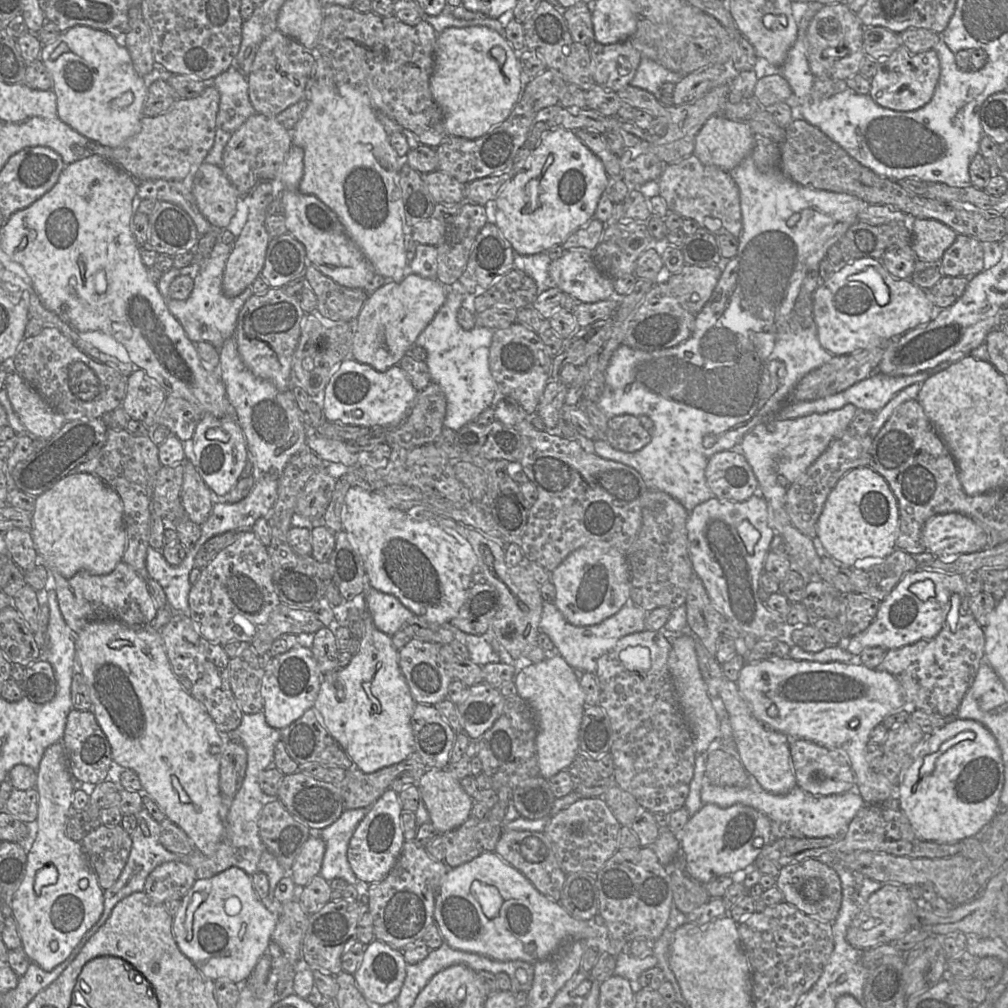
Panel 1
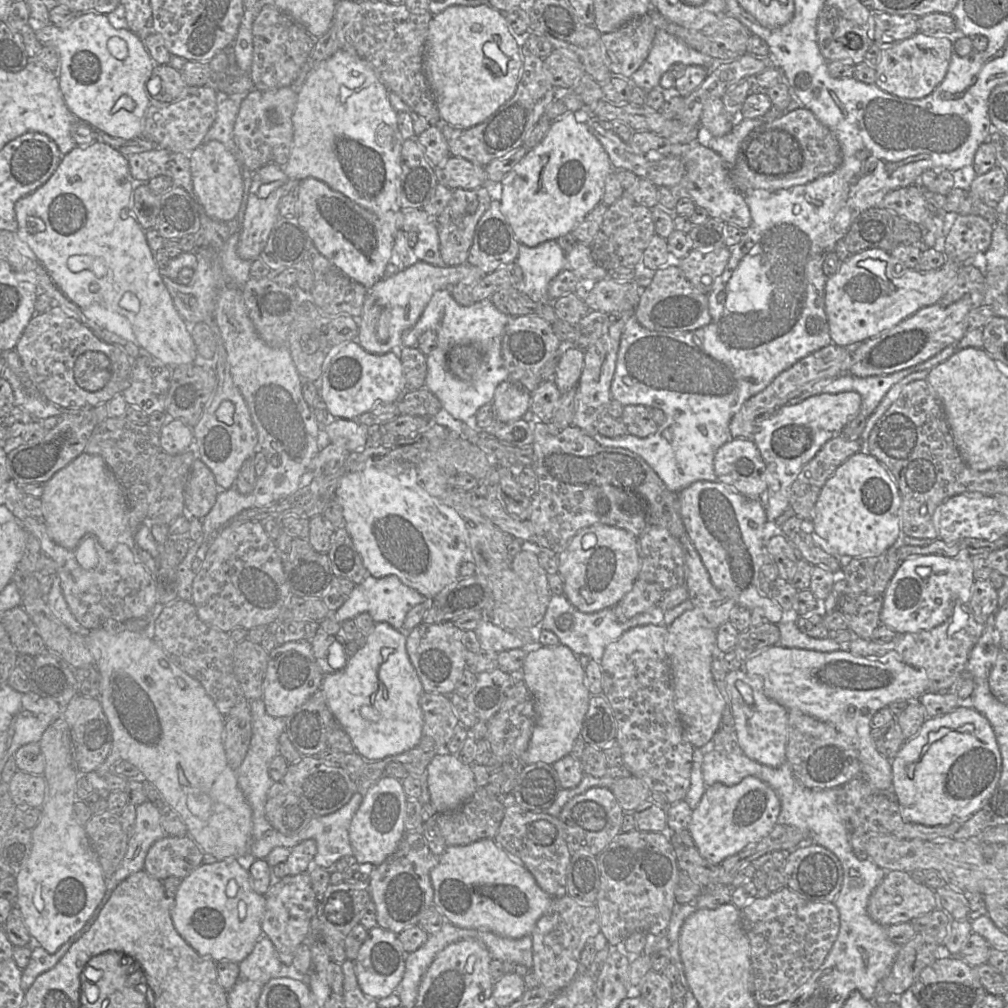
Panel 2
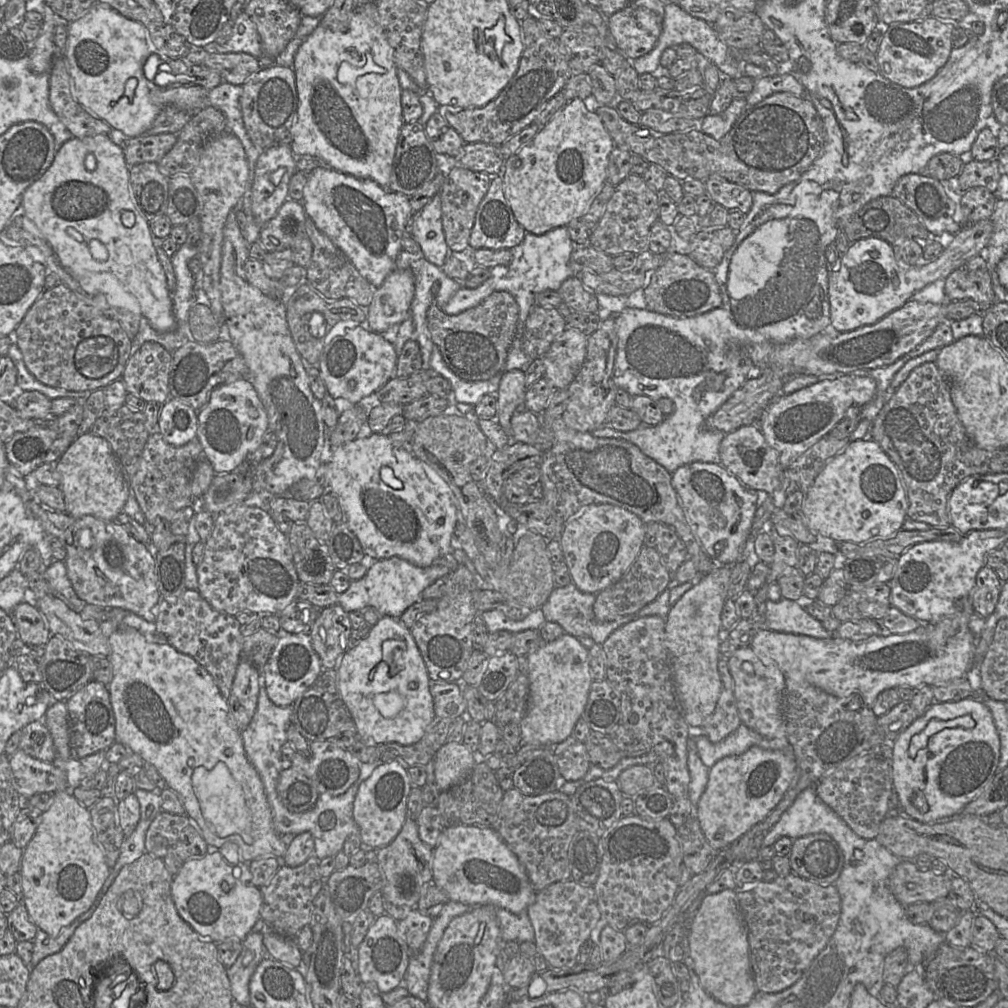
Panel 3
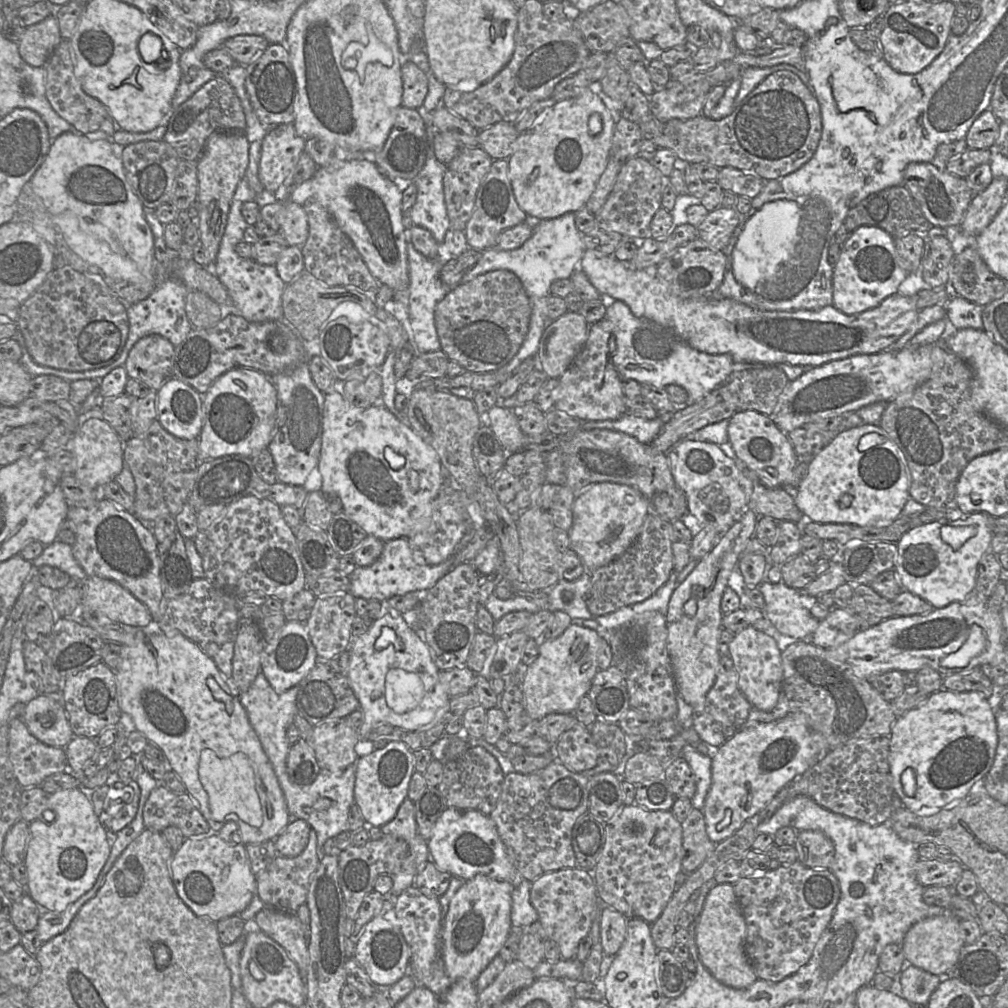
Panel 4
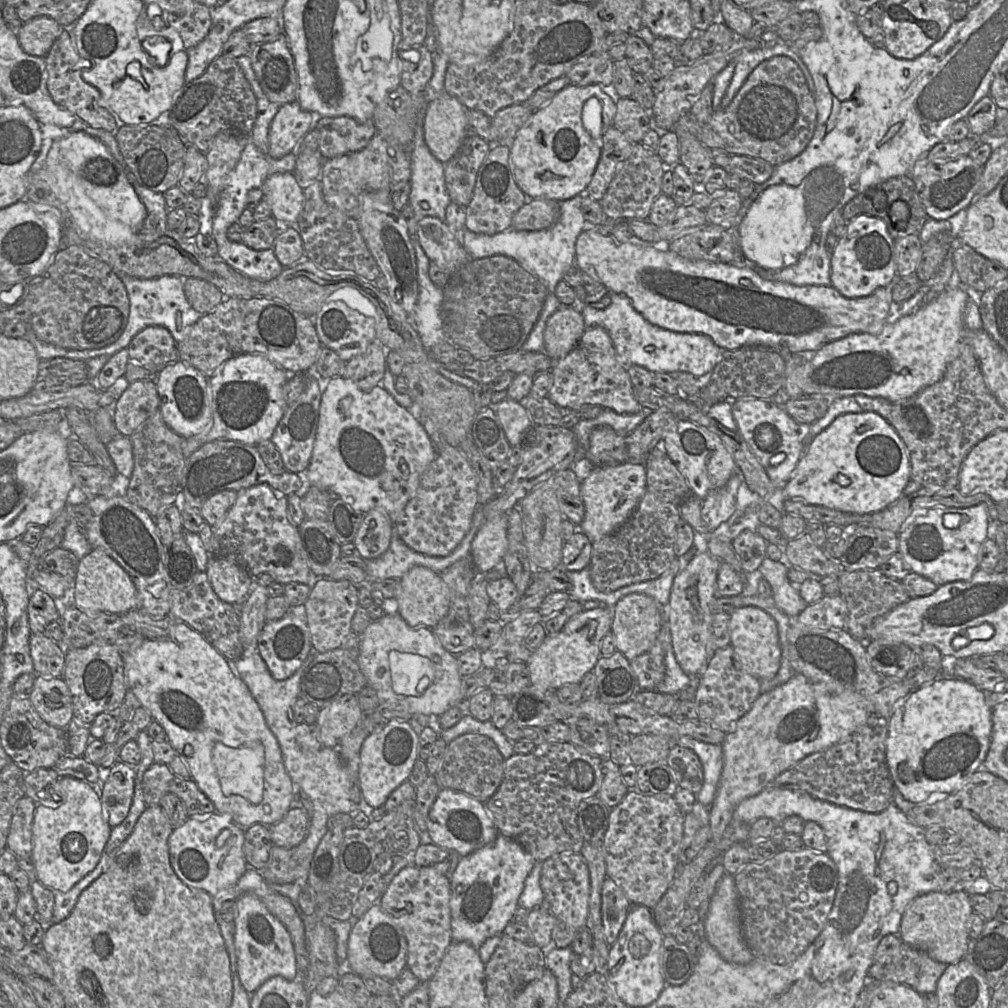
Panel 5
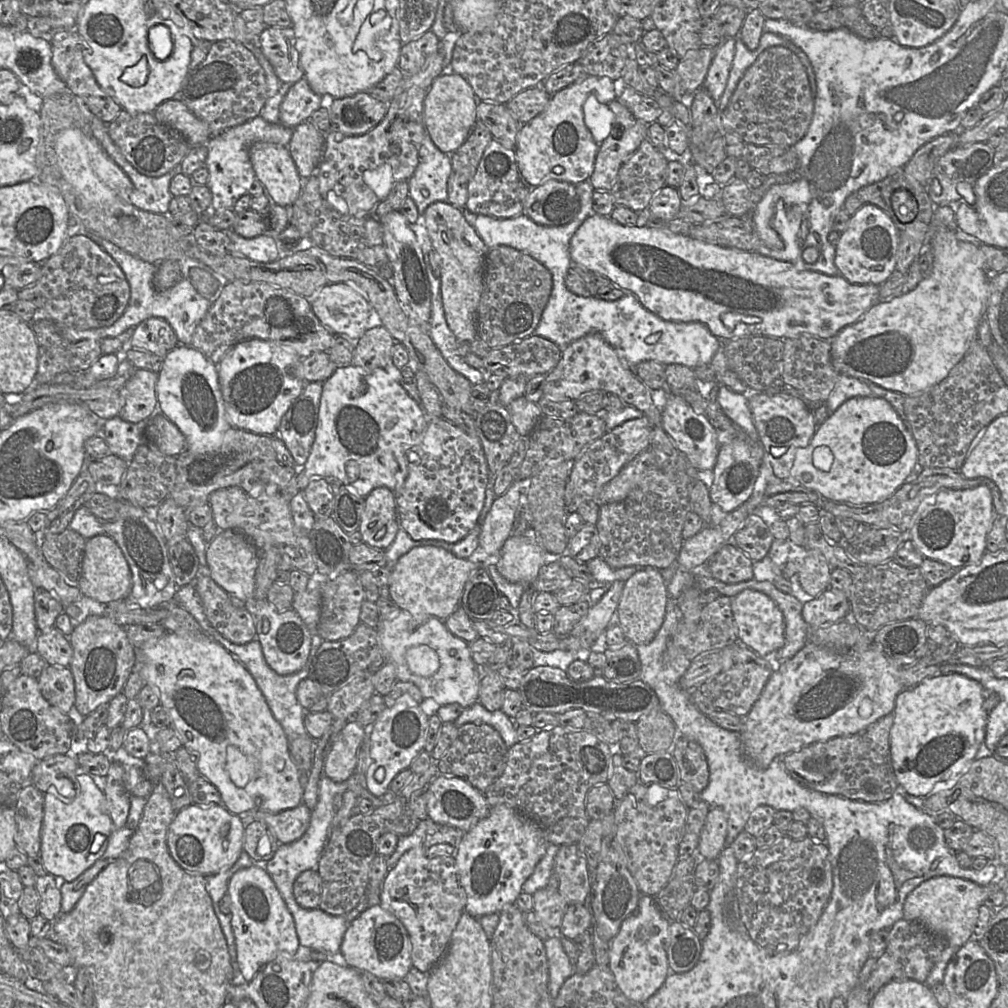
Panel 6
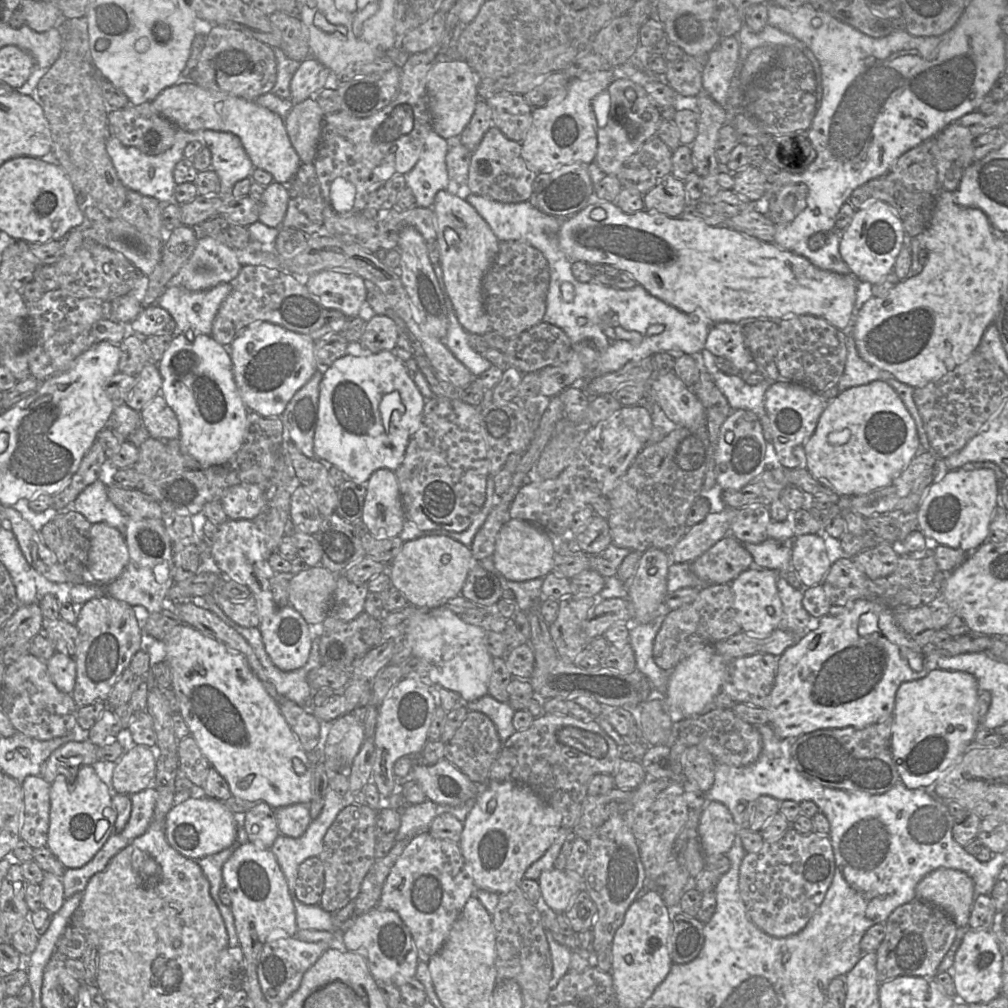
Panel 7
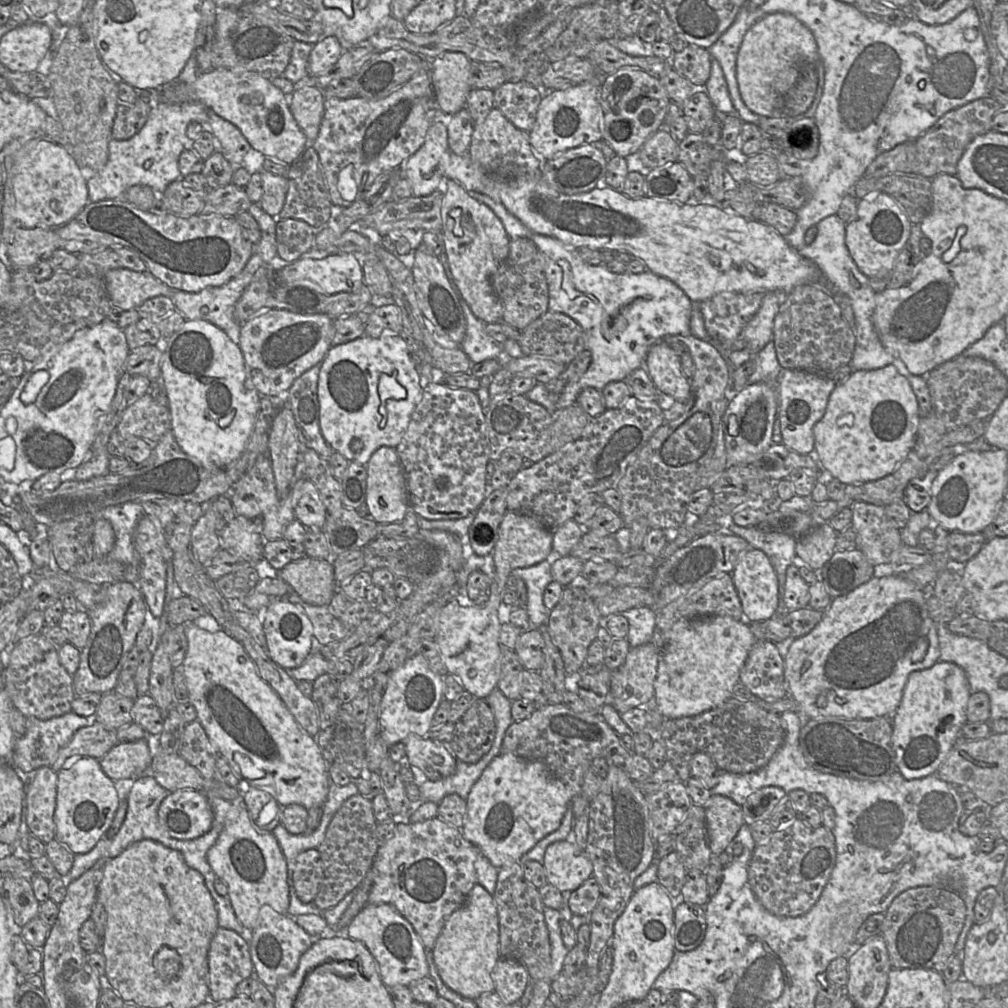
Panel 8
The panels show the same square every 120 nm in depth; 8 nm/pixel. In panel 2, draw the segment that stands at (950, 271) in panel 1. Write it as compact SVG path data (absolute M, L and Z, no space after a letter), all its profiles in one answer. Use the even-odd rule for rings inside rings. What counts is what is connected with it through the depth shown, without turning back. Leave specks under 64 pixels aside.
M958 215L946 237L946 260L968 265L978 253L986 253L992 237L993 225L977 215Z

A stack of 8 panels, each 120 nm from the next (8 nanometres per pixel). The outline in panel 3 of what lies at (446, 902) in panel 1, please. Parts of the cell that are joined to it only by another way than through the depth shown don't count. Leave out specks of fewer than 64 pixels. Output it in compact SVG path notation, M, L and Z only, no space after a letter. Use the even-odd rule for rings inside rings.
M467 825L445 827L432 853L432 882L446 893L449 900L470 907L491 905L514 914L527 909L534 900L536 891L532 887L524 867L492 827Z

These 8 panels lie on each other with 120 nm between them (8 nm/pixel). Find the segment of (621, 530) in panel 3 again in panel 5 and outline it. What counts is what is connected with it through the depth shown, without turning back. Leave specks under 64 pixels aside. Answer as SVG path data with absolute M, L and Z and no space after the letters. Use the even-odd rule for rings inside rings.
M627 462L617 466L593 468L581 484L585 515L578 529L592 543L610 534L636 509L646 490L647 471L644 462Z

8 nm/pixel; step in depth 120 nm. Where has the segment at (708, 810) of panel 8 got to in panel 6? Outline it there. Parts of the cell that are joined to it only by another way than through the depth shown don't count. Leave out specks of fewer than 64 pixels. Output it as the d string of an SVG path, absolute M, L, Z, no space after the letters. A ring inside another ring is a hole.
M713 807L709 810L700 834L697 857L717 860L725 848L728 818L722 808Z

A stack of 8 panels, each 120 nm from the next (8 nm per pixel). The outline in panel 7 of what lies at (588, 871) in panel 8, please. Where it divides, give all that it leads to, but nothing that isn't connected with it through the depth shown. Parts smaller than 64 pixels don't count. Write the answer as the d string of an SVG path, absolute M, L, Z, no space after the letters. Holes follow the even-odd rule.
M556 868L543 871L538 882L543 900L555 913L565 912L572 899L585 889L584 877Z

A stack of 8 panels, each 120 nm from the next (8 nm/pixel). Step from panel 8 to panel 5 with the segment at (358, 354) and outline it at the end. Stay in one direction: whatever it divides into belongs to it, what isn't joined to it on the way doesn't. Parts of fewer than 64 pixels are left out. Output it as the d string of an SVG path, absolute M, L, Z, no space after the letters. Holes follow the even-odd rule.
M343 375L326 380L313 452L309 466L304 471L311 486L323 490L333 489L361 514L375 508L381 509L395 525L414 496L422 474L436 455L435 447L422 424L409 409L399 405L381 384L363 391Z

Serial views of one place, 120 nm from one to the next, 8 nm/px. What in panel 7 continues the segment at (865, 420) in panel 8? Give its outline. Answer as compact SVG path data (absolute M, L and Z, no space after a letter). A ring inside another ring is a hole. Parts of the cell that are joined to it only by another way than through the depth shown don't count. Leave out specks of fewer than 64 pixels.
M886 382L848 388L826 402L812 436L805 444L806 468L823 485L837 495L868 494L886 487L910 464L922 450L916 424L897 392Z

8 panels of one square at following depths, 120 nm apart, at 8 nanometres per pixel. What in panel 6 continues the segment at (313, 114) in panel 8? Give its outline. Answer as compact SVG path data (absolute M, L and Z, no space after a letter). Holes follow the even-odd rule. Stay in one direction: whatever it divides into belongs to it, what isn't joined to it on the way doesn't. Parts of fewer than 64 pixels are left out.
M307 120L293 128L288 150L303 180L314 175L324 150L324 135Z

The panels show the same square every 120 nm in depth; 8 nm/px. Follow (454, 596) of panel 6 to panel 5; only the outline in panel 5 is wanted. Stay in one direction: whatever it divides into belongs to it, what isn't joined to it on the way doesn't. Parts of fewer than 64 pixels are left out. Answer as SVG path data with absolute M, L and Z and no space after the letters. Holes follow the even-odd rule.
M414 566L400 579L398 613L411 628L433 628L446 615L450 591L440 574Z

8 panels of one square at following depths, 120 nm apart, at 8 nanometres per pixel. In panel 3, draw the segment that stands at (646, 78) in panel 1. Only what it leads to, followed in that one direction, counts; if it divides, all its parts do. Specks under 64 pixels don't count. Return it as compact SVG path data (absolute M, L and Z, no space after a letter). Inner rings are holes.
M666 2L662 31L655 47L648 54L631 61L631 65L639 75L644 73L653 74L659 65L661 66L660 58L663 51L683 43L691 45L702 56L713 63L724 77L736 79L745 75L744 66L746 63L734 56L734 51L720 40L713 27L706 21L685 12L673 2Z

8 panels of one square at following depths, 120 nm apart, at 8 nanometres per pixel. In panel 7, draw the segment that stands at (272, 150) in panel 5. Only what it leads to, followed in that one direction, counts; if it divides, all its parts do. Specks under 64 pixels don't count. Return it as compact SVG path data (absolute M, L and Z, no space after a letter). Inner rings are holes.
M312 56L300 62L290 83L293 104L300 103L324 88L331 72Z

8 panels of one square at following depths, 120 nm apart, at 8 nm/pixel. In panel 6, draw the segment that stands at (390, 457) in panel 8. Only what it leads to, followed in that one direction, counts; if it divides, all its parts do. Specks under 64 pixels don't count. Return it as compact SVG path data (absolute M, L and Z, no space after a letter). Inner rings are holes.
M377 487L366 497L359 532L367 545L386 550L399 529L396 495L387 487Z

